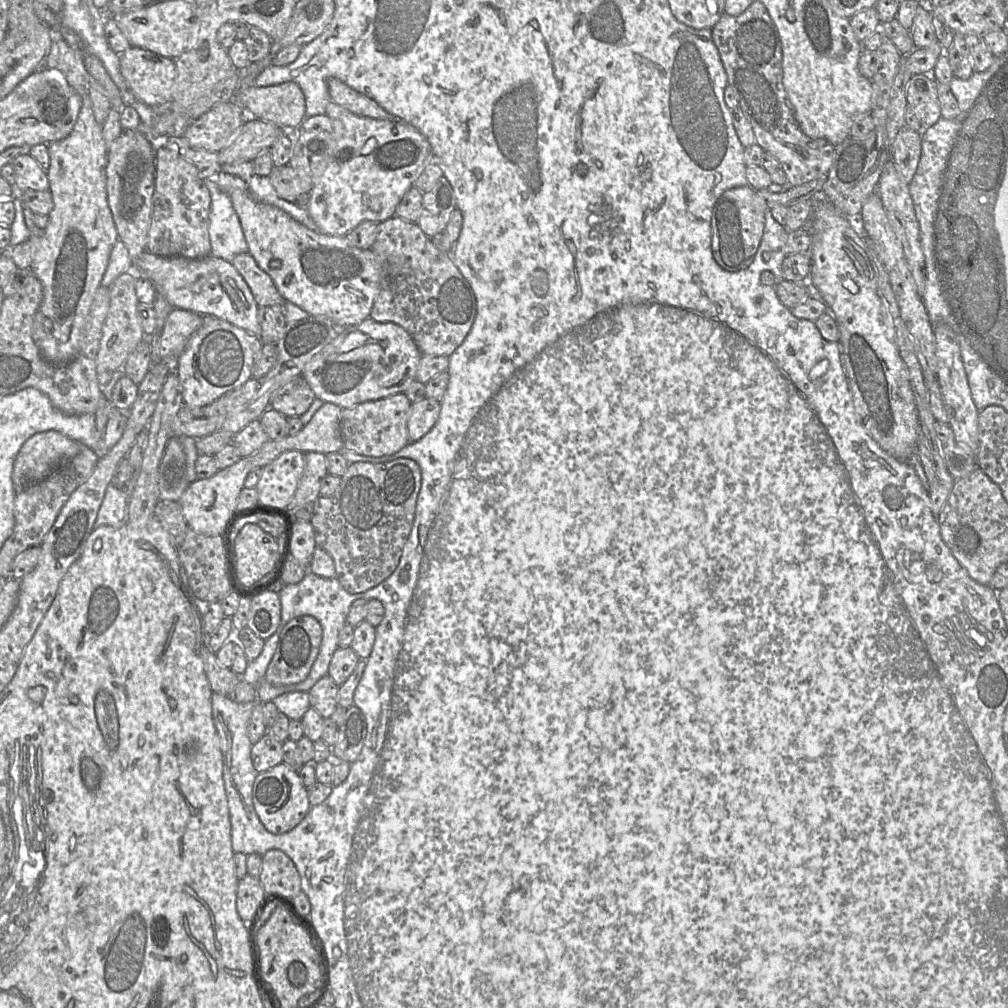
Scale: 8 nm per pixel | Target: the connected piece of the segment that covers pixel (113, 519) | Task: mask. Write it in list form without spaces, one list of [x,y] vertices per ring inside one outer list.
[[[110,483],[105,491],[94,522],[94,528],[100,526],[120,527],[126,523],[129,495],[123,488]]]

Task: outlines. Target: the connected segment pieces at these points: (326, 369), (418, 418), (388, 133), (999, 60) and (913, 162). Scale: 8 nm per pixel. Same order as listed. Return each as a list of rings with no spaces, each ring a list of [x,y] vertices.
[[[371,318],[345,329],[305,365],[302,376],[316,398],[342,409],[369,400],[403,393],[415,381],[423,354],[411,335],[395,323],[380,323]]]
[[[423,398],[412,403],[407,421],[409,442],[416,442],[424,437],[436,424],[441,412],[441,402]]]
[[[332,100],[326,114],[334,130],[333,149],[326,166],[308,194],[306,209],[319,232],[345,236],[363,221],[383,222],[395,216],[395,209],[432,154],[426,137],[415,127],[397,119],[375,119],[355,114]]]
[[[1004,54],[994,55],[992,64],[983,72],[973,72],[968,79],[959,79],[954,77],[949,87],[955,96],[959,110],[968,111],[973,105],[985,83],[998,70],[1007,58]]]
[[[906,125],[896,135],[891,146],[891,159],[905,183],[909,184],[917,170],[921,156],[922,136]]]

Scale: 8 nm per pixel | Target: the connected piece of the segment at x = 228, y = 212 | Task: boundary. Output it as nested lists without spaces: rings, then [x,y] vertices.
[[[206,178],[203,181],[211,196],[208,227],[210,254],[232,262],[237,255],[248,253],[240,220],[229,195],[219,188],[215,180]]]

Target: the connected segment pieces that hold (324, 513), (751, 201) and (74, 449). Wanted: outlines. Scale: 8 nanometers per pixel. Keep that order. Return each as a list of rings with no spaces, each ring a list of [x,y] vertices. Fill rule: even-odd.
[[[398,458],[383,463],[349,463],[341,477],[338,490],[329,497],[319,497],[314,502],[311,524],[316,546],[333,558],[336,578],[349,593],[362,593],[379,585],[396,570],[406,541],[412,530],[416,502],[422,484],[418,463],[410,458]]]
[[[742,186],[725,191],[717,200],[711,217],[711,250],[717,264],[726,271],[745,269],[760,245],[765,226],[765,211],[755,203],[755,190]]]
[[[55,430],[32,435],[14,461],[12,482],[15,492],[48,478],[55,469],[75,457],[82,446],[86,445]]]

